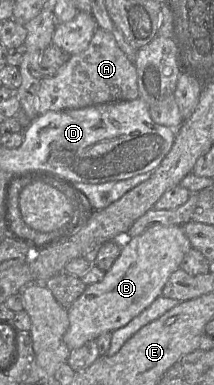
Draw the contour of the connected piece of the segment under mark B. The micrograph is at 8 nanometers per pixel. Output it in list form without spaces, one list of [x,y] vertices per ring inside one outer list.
[[[181,225],[155,226],[140,235],[126,237],[121,252],[104,278],[88,285],[68,308],[69,328],[63,341],[70,350],[97,339],[105,332],[112,332],[128,324],[161,296],[170,275],[191,249],[191,243]]]

